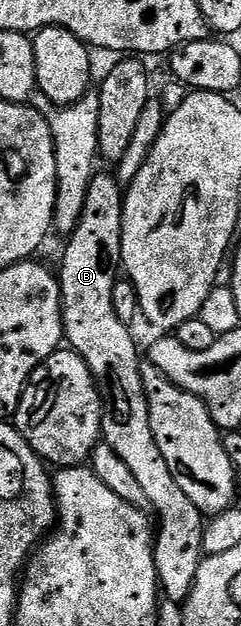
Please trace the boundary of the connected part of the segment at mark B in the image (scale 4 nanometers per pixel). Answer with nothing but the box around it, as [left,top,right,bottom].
[59,174,206,605]

